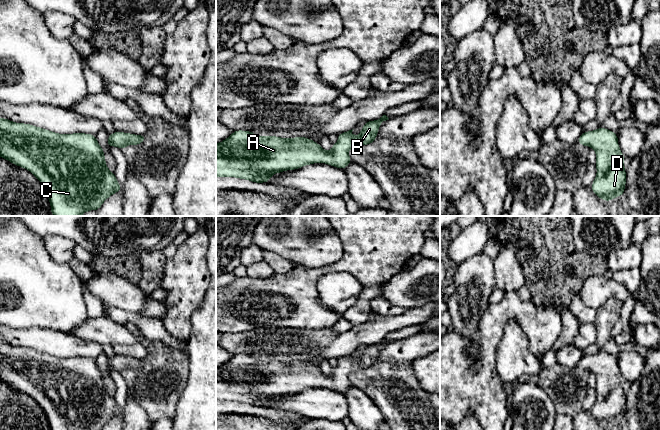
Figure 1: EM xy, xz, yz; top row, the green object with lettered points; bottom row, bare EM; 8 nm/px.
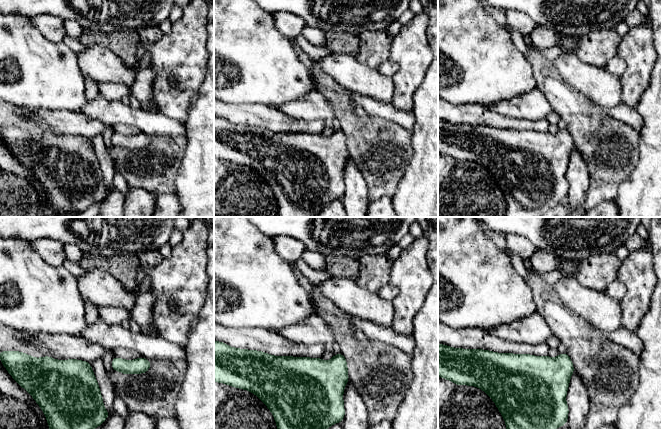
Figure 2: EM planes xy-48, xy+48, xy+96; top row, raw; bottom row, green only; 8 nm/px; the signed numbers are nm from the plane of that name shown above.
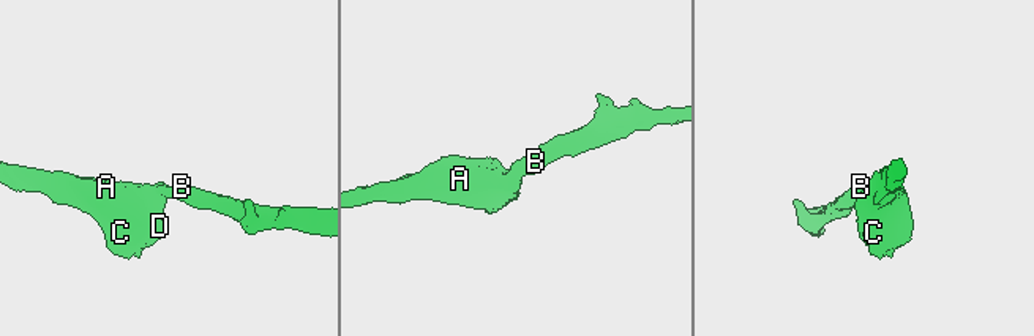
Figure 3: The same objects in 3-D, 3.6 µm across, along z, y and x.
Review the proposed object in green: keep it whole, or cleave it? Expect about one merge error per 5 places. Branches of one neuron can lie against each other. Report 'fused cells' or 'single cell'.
single cell

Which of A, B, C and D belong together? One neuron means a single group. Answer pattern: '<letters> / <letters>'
A B C D

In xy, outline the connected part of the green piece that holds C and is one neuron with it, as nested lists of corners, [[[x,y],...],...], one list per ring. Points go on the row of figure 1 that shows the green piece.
[[[0,118],[0,157],[36,176],[48,195],[53,216],[81,216],[90,210],[97,211],[107,198],[122,190],[115,174],[106,166],[104,152],[92,134],[59,134],[31,124]]]

